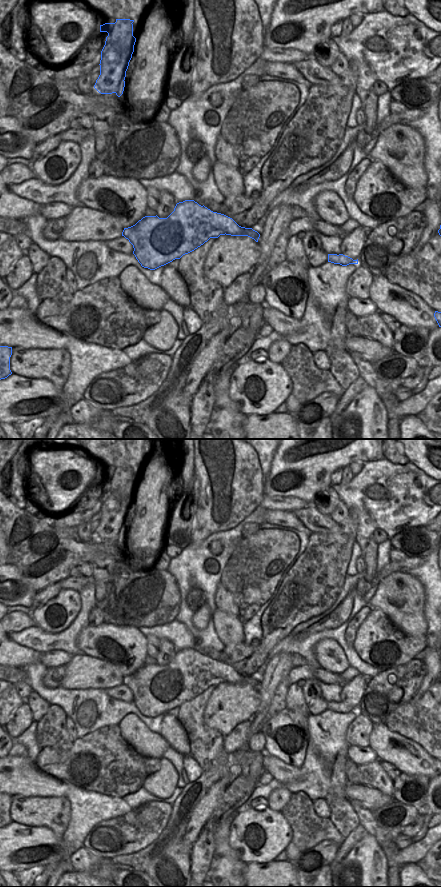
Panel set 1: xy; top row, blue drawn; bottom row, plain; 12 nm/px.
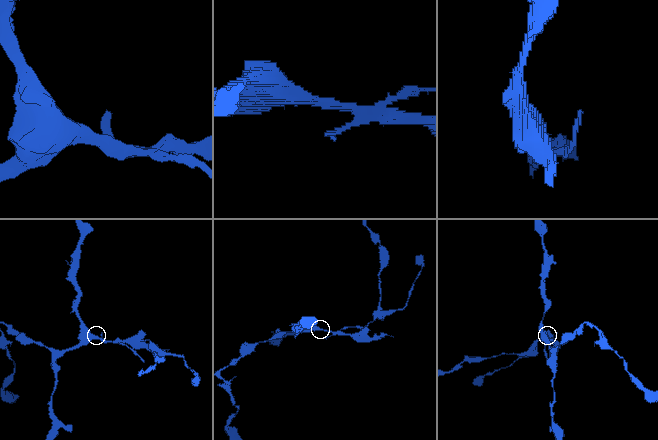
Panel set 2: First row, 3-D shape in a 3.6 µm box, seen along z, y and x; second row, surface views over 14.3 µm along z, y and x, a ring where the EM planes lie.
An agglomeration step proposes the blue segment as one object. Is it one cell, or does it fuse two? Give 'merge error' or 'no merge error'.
merge error

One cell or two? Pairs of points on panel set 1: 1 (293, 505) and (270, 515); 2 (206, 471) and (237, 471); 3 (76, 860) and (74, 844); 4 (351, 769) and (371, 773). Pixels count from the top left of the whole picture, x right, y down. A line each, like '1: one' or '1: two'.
1: two
2: one
3: two
4: two

